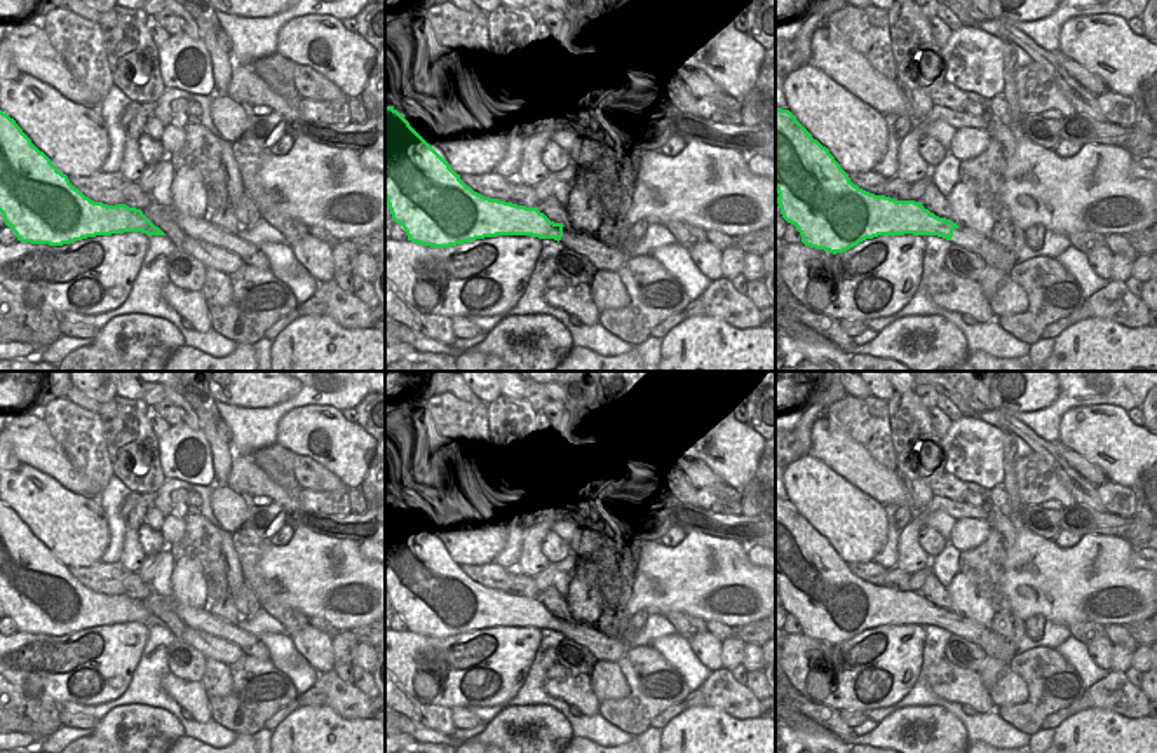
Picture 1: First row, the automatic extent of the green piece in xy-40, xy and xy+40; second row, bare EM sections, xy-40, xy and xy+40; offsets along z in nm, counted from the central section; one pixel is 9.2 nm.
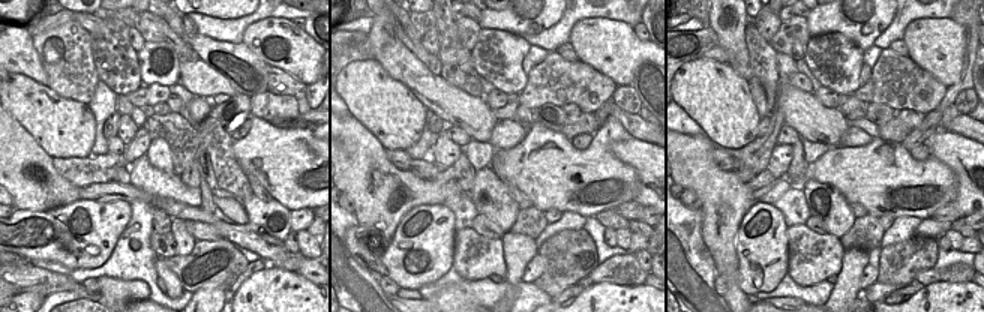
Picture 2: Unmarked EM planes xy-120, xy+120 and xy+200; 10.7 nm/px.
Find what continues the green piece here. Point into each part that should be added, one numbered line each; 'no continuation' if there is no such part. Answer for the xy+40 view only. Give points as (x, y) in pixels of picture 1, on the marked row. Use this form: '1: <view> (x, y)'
1: xy+40 (994, 255)

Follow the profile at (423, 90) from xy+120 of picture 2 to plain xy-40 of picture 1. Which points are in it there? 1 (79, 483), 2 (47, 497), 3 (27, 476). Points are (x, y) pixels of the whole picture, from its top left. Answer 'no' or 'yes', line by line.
1: yes
2: no
3: no

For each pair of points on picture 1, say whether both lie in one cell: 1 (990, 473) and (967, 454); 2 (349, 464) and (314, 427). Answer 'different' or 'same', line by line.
1: same
2: same

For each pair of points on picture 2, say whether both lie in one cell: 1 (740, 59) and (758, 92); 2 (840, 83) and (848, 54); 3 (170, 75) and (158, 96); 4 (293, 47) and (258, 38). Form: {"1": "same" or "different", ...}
{"1": "different", "2": "same", "3": "different", "4": "same"}

